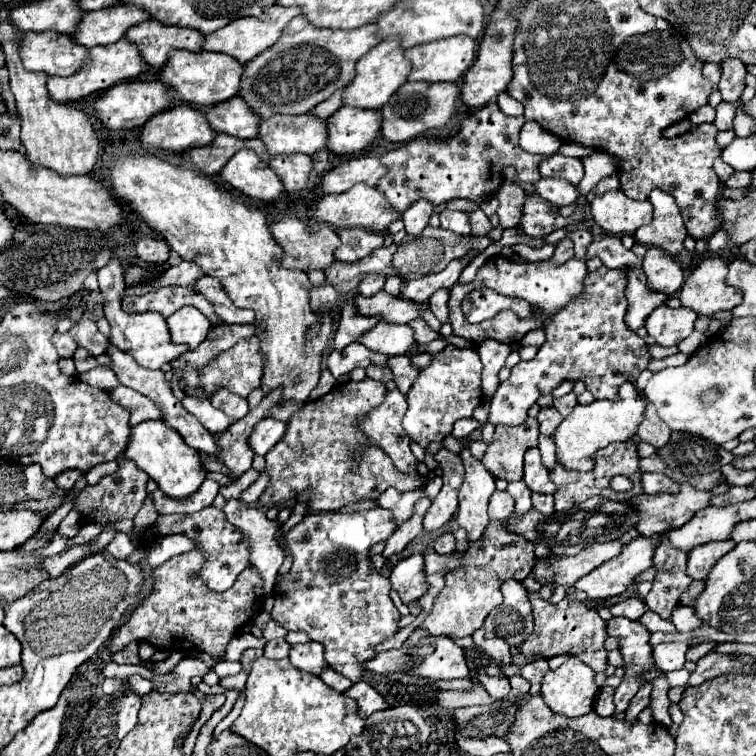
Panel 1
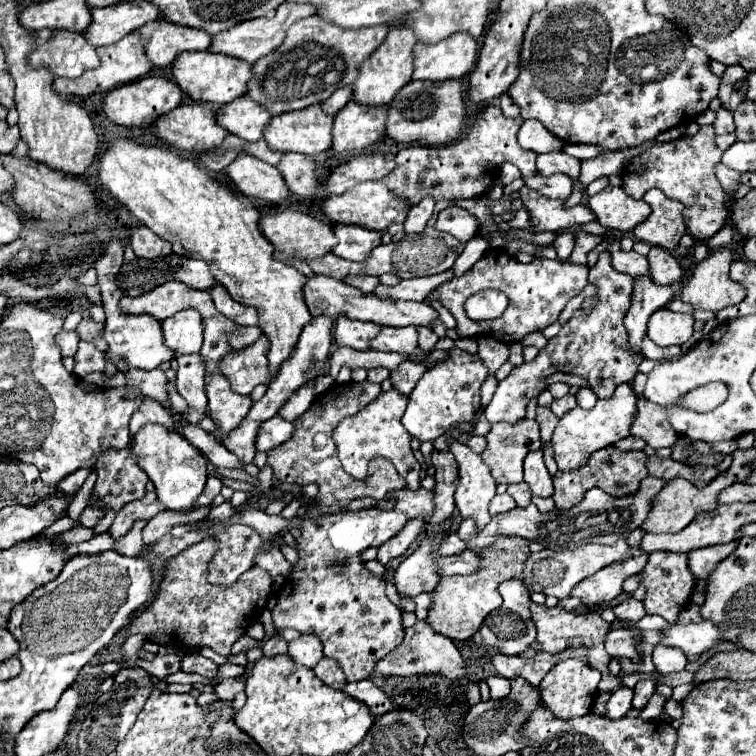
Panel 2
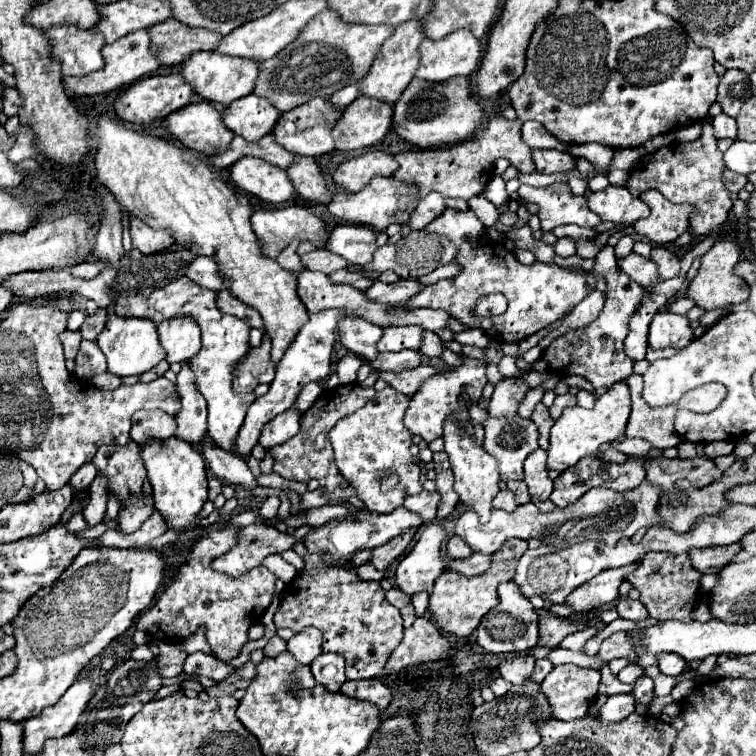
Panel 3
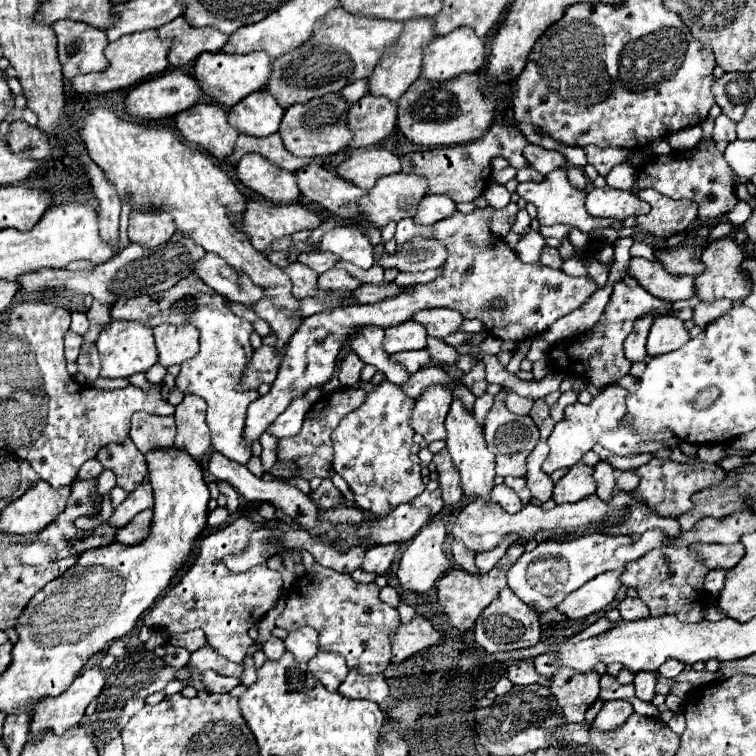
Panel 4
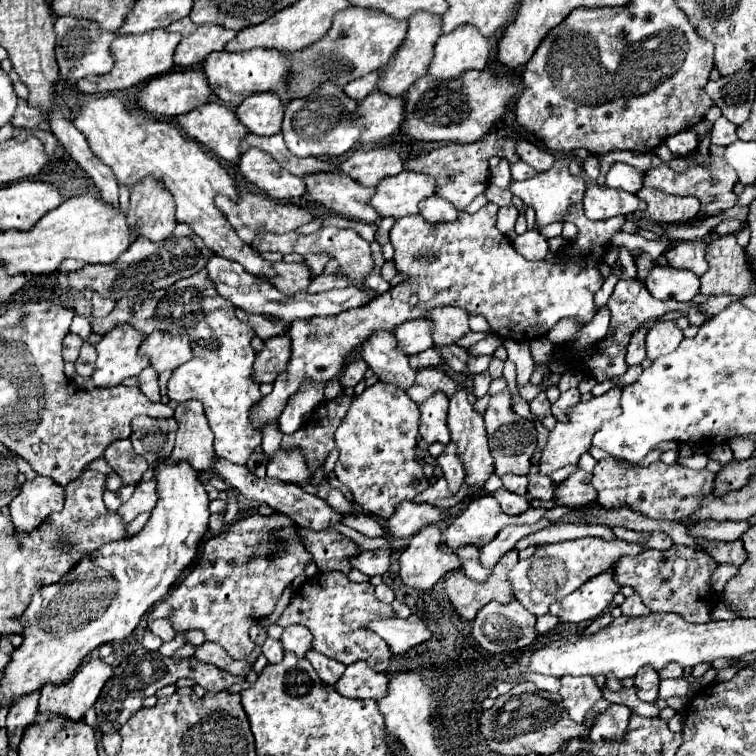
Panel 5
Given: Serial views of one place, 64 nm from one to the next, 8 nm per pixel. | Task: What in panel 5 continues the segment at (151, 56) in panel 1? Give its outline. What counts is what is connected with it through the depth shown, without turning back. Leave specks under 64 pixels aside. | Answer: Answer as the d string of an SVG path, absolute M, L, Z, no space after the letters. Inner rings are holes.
M190 18L172 22L168 30L182 34L182 42L176 48L176 66L180 68L200 68L210 52L224 50L224 46L236 36L234 30L224 26L194 24Z

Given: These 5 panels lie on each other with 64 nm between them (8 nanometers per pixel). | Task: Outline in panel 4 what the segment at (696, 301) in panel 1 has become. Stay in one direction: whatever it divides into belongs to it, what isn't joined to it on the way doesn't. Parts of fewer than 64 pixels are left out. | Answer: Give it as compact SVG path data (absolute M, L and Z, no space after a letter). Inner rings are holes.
M726 236L720 240L710 242L702 252L702 262L706 264L706 270L696 278L696 290L700 300L716 300L716 298L730 298L730 300L744 300L752 292L752 280L742 270L742 248L734 242L734 238Z

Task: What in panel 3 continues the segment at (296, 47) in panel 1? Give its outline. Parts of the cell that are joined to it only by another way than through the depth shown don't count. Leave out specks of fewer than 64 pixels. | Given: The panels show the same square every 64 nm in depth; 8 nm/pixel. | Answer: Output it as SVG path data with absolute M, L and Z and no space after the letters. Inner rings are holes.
M324 10L308 22L308 30L304 30L304 34L284 50L284 54L264 60L254 92L268 98L280 112L288 112L316 96L328 98L336 90L352 82L360 82L360 78L368 74L378 50L392 32L394 26L390 24L350 24L334 10Z

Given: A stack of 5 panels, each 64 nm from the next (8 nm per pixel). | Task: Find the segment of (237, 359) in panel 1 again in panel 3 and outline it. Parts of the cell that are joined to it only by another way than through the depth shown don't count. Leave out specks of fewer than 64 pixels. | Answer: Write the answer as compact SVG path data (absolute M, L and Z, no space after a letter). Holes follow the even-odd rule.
M264 334L262 344L258 348L252 348L244 362L236 368L236 380L234 380L234 390L236 392L252 392L258 384L270 384L274 380L276 364L270 358L270 346L272 340L268 334Z

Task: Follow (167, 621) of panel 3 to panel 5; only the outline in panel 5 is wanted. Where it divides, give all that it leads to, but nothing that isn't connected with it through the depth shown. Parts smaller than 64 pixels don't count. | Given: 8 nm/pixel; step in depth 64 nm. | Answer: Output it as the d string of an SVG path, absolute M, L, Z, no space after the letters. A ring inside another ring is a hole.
M256 512L252 516L238 520L232 526L228 526L226 530L212 536L210 540L206 540L204 552L202 552L202 558L198 560L198 564L162 602L158 602L154 606L154 610L148 614L148 618L156 620L156 618L168 616L168 618L172 618L174 630L200 628L200 630L204 630L206 640L224 646L228 650L228 654L232 654L234 658L238 658L238 660L248 658L254 650L254 646L250 646L252 640L248 636L250 620L258 622L258 620L270 616L274 612L276 602L280 600L284 588L288 588L296 576L304 574L310 560L312 560L312 554L304 546L302 538L298 534L298 526L292 522L292 518L288 518L282 512L274 512L270 516L262 516Z

